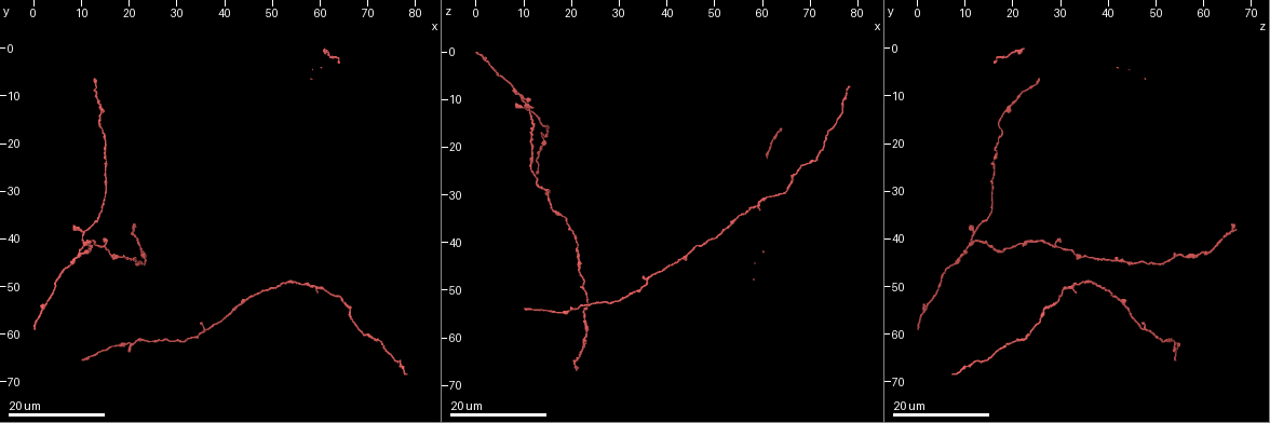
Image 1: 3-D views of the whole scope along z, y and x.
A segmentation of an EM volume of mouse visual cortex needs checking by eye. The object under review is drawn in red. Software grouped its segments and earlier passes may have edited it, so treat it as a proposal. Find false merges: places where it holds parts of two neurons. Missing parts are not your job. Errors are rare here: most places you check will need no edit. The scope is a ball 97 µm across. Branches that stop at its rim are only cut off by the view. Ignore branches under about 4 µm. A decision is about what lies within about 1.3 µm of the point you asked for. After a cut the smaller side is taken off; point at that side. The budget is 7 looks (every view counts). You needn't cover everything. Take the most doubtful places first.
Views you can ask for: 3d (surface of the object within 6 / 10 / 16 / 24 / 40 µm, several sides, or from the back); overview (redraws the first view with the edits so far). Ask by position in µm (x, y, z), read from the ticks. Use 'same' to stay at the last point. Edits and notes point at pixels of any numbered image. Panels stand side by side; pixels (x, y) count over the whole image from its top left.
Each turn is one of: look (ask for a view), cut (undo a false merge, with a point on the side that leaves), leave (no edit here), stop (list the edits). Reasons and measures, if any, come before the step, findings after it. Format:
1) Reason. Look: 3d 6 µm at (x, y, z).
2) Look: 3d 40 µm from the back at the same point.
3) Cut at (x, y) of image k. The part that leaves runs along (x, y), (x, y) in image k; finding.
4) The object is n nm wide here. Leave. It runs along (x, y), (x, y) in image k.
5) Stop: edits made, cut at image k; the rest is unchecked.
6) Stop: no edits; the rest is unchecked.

Three-way junction. Look: 3d 16 µm at (10.5, 40.5, 11.0).

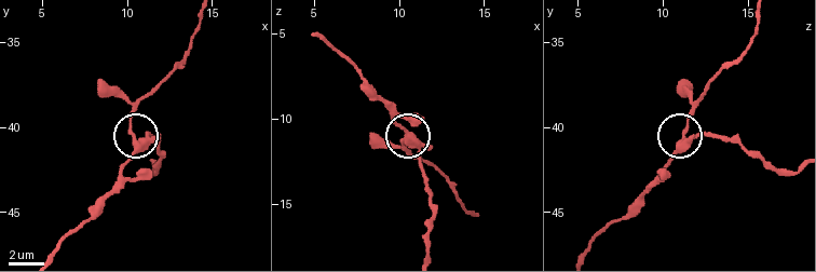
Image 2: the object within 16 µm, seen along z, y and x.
Look: 3d 10 µm at (10.4, 40.6, 11.2).

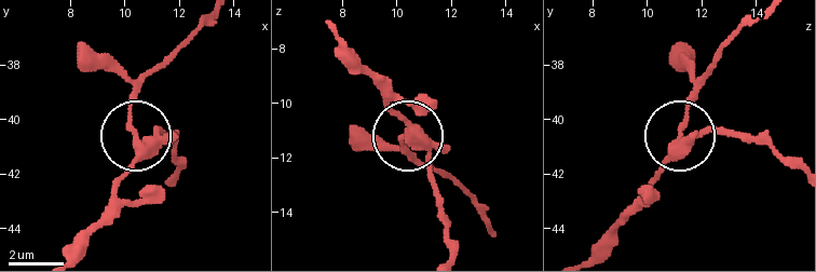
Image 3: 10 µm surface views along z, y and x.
The object is 310 nm wide here. Leave. It runs along (452, 248), (429, 158), (394, 114), (390, 91) in image 3; one neuron here.

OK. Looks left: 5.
Look: 3d 16 µm at (3.0, 54.0, 2.0).

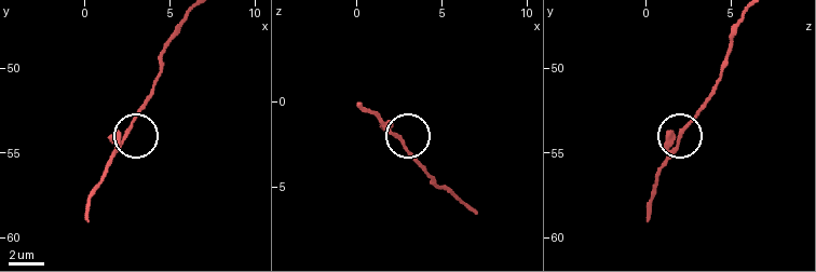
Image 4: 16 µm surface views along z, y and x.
Zoom in. Look: 3d 10 µm at (2.4, 54.0, 1.9).

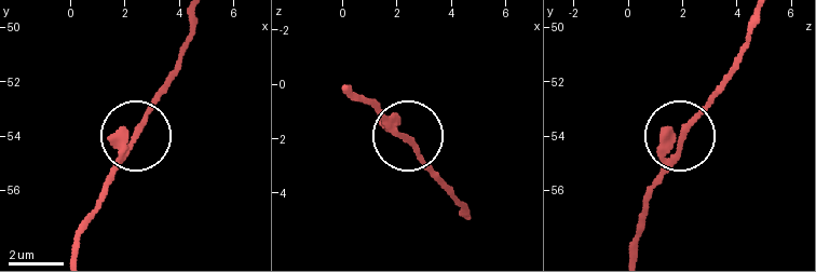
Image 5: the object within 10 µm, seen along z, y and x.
Leave. It runs along (758, 21), (737, 70), (644, 193) in image 5; one neuron here.

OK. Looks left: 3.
Calibre changes. Look: 3d 16 µm at (15.0, 41.5, 29.5).

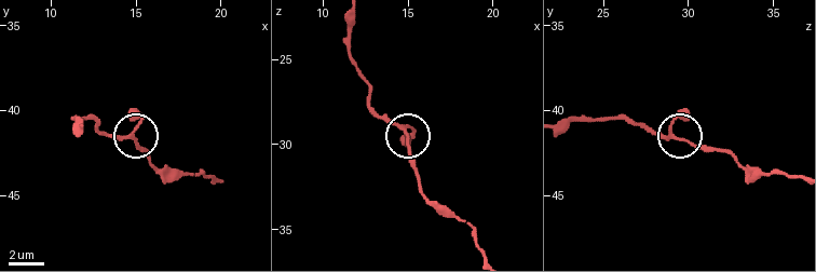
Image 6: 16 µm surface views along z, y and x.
Look: 3d 10 µm at (14.6, 41.5, 29.0).

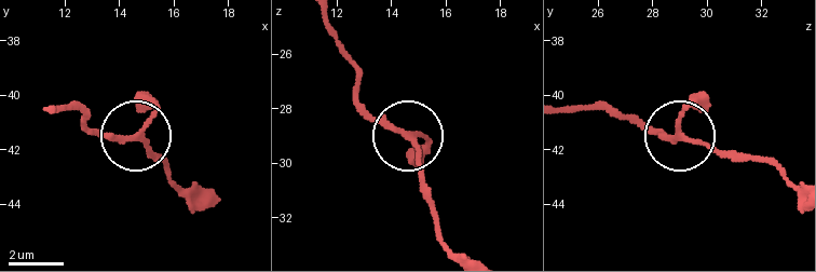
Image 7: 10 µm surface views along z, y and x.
3 arms meet here. Leave. It runs along (796, 187), (769, 164), (646, 132) in image 7; all the same neuron.

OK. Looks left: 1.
Stop: no edits; the rest is unchecked.

